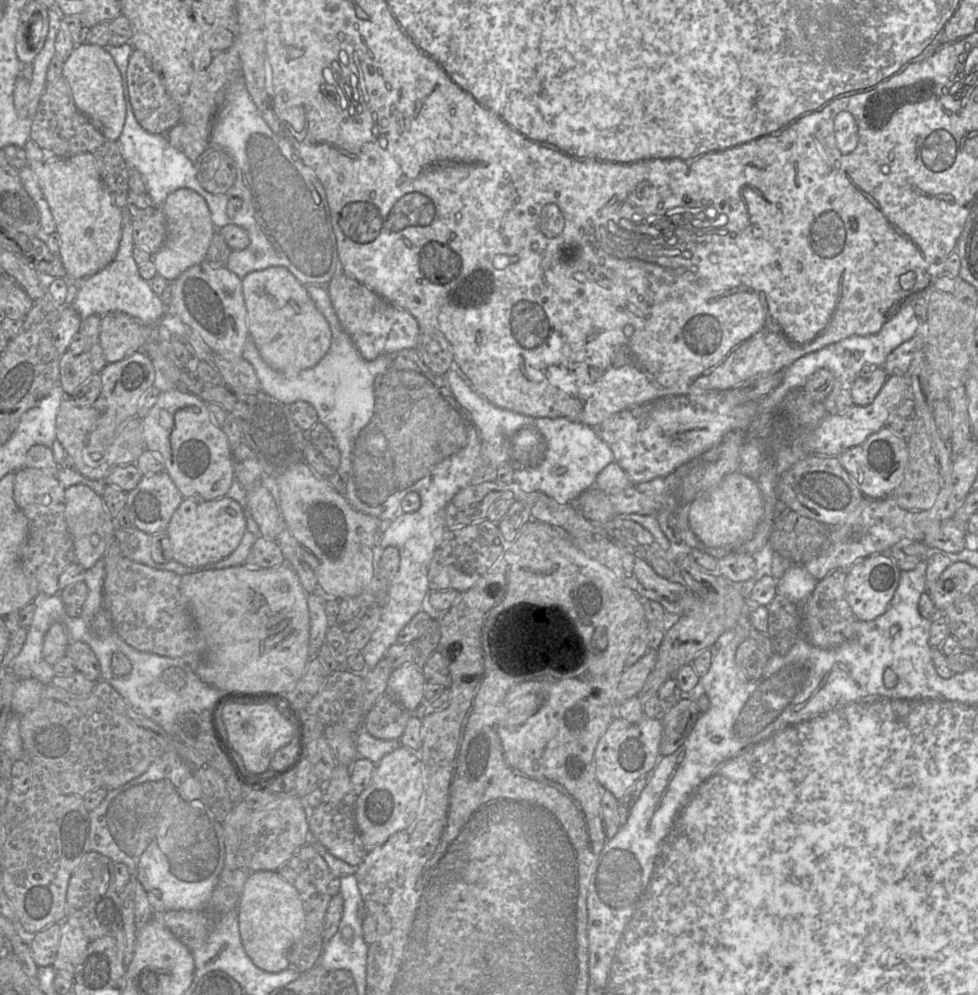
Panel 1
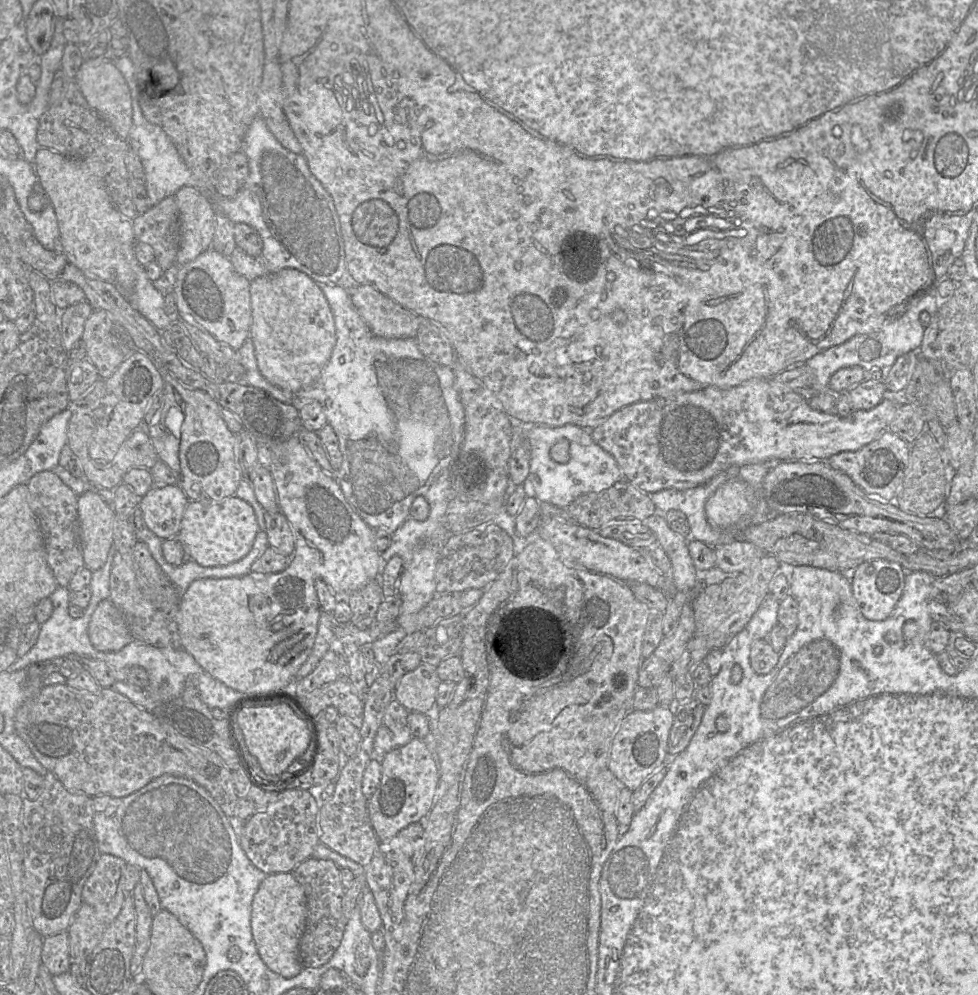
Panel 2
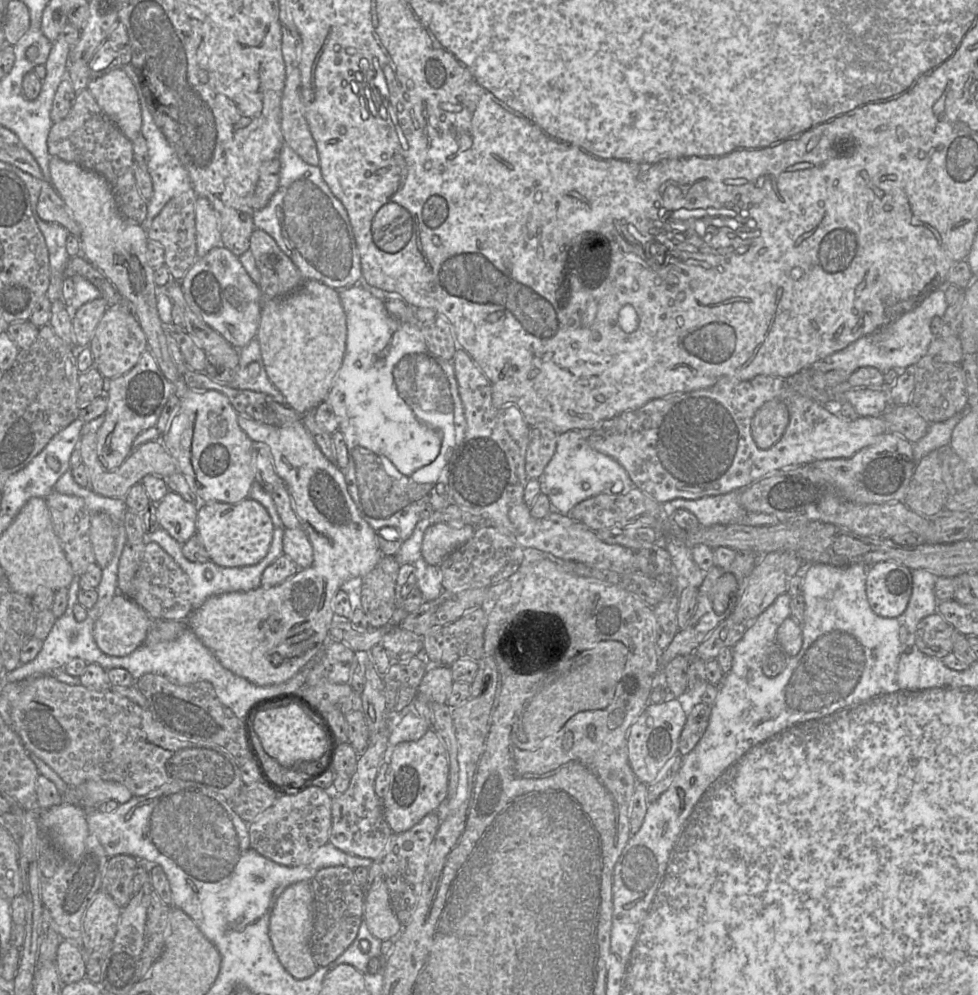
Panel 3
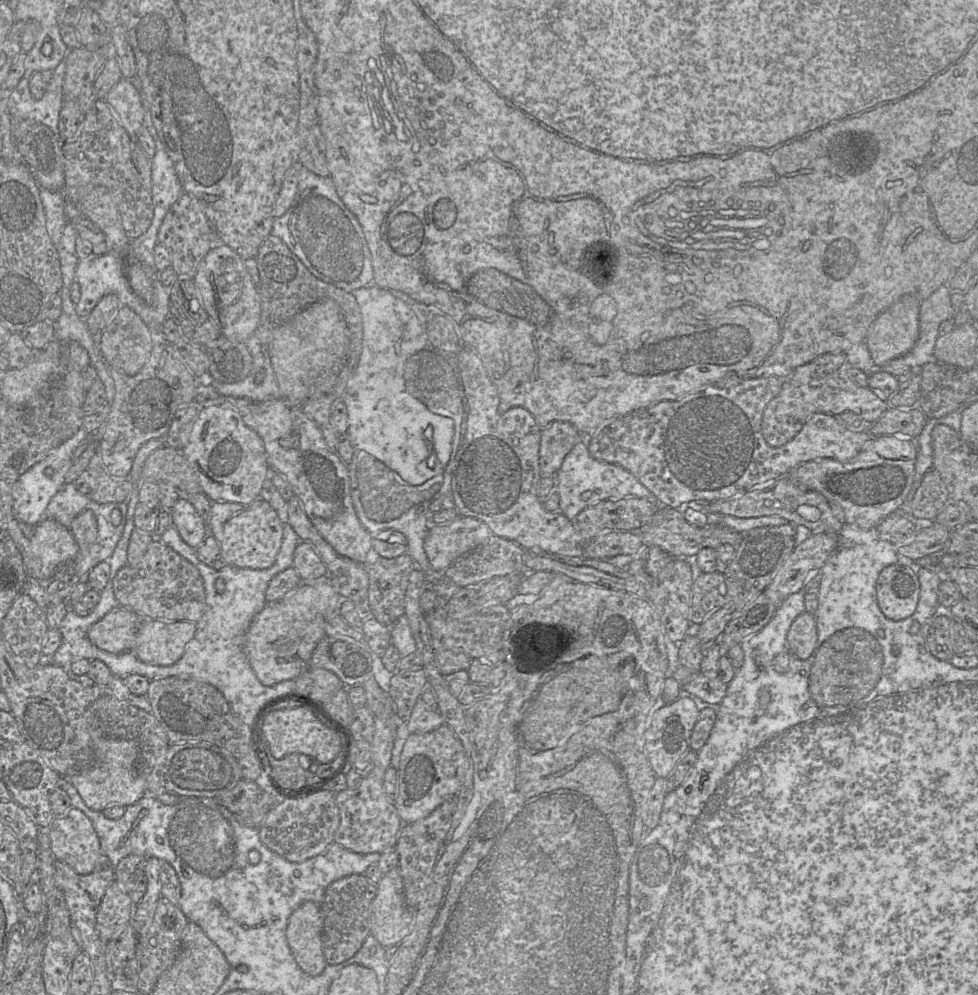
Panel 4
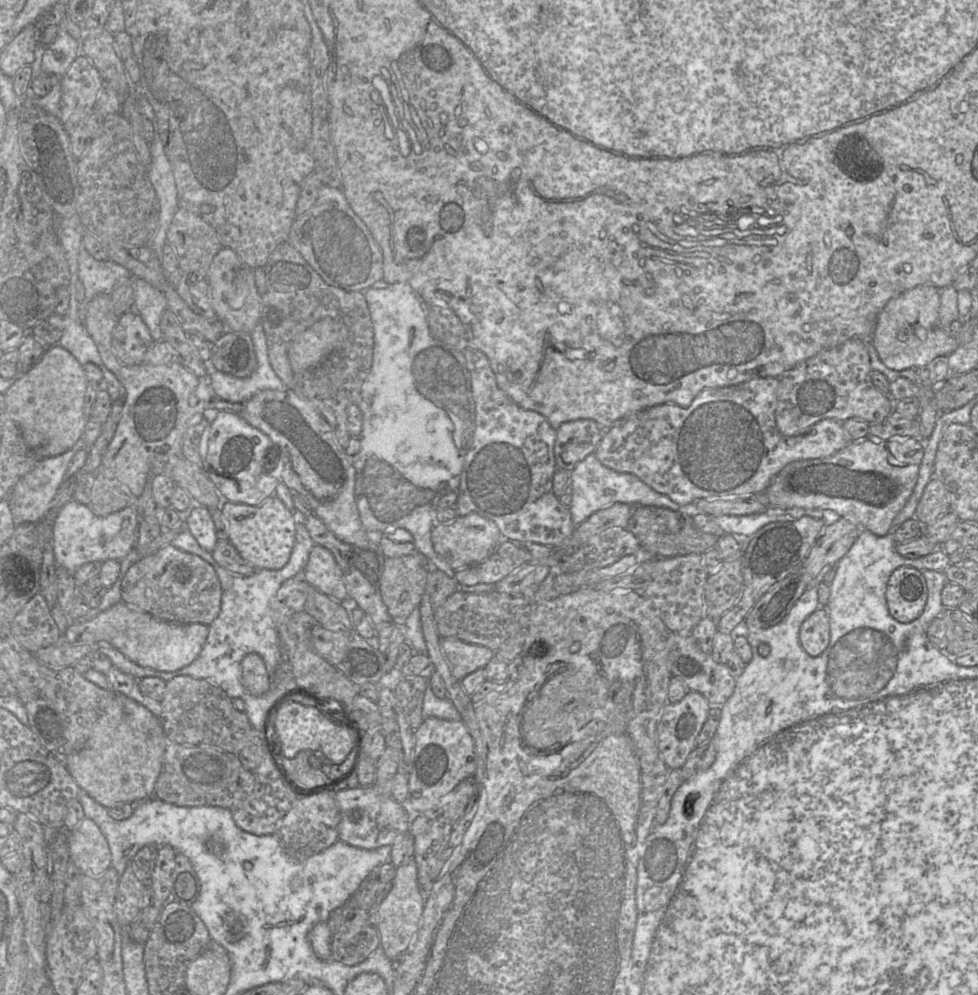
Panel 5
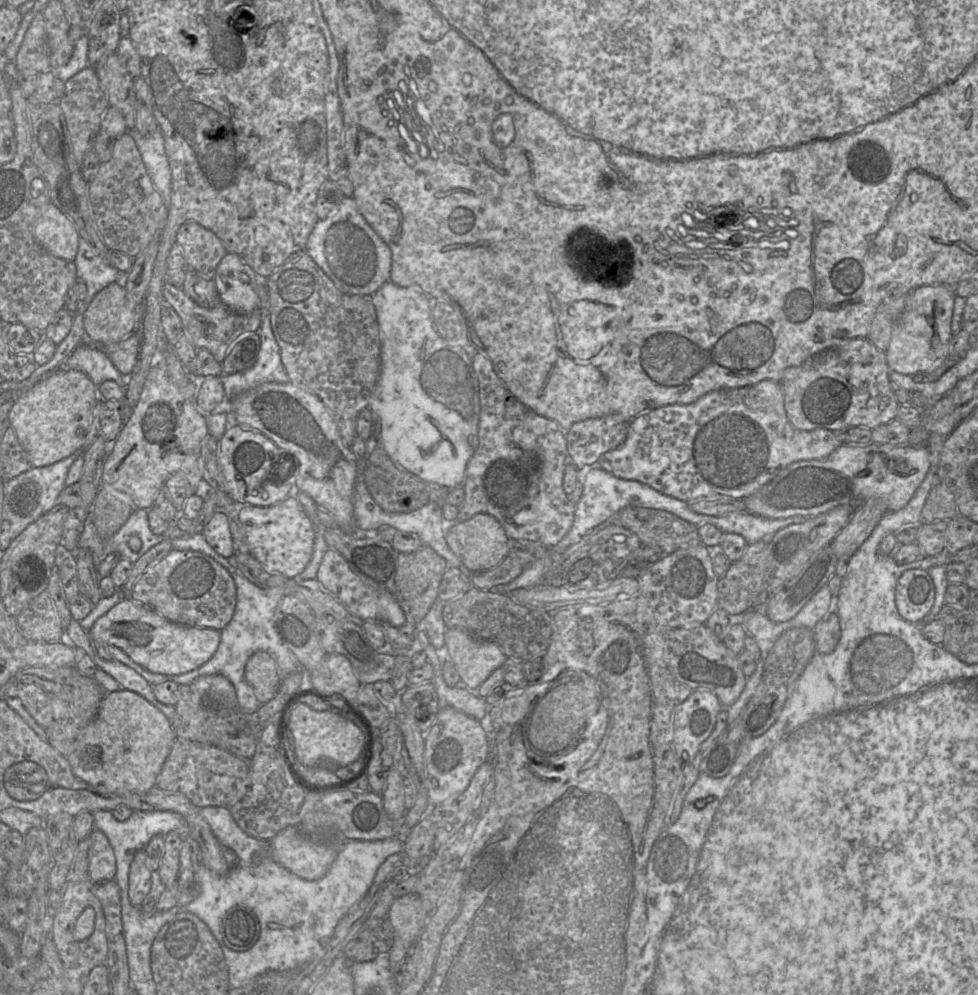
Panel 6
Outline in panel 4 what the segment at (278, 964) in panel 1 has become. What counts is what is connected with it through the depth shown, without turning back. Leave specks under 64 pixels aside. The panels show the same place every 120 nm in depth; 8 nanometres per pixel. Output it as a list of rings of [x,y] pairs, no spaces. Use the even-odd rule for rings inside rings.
[[[302,903],[289,917],[286,938],[303,972],[315,976],[327,966],[322,950],[323,913],[319,904]]]

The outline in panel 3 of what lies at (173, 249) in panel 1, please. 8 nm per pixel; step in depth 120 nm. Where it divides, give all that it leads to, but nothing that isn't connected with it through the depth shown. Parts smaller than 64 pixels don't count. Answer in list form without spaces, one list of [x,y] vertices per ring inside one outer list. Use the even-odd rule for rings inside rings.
[[[197,197],[195,201],[195,227],[198,258],[221,245],[218,216],[204,197]]]

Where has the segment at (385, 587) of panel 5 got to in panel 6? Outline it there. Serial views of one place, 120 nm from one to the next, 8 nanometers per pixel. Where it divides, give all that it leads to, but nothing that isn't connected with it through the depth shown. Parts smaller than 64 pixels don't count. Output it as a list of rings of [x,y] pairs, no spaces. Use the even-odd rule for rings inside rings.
[[[422,544],[415,552],[398,555],[395,586],[408,605],[410,614],[416,621],[416,627],[437,600],[438,588],[447,569],[446,560],[427,545]]]

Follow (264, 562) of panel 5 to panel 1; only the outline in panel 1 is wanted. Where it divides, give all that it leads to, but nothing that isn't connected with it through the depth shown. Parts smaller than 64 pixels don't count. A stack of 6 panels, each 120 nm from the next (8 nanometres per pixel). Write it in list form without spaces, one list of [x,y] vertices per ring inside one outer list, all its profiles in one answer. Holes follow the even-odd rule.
[[[227,496],[201,503],[184,499],[166,529],[163,553],[167,561],[176,561],[188,568],[201,568],[228,557],[239,546],[246,531],[244,510],[235,500]]]

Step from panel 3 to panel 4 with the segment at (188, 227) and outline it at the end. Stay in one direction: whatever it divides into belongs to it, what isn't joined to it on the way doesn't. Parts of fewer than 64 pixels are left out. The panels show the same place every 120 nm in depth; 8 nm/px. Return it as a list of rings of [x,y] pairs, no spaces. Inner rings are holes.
[[[185,192],[165,215],[157,238],[170,252],[171,268],[179,280],[193,280],[200,262],[215,245],[215,232],[202,211],[199,200]]]

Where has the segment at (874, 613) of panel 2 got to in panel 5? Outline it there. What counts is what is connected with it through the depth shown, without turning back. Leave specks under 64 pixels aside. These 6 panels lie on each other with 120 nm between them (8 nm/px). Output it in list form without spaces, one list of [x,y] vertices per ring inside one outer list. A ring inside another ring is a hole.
[[[899,567],[887,582],[886,601],[890,615],[900,623],[909,623],[923,612],[928,599],[926,580],[913,567]]]

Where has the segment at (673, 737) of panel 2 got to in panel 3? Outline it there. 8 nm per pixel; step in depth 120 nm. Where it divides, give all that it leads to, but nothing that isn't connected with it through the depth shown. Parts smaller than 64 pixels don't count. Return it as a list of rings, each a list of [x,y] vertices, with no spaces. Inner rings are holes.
[[[703,702],[694,705],[687,713],[686,723],[678,743],[678,755],[687,756],[703,737],[711,715],[712,705]]]

